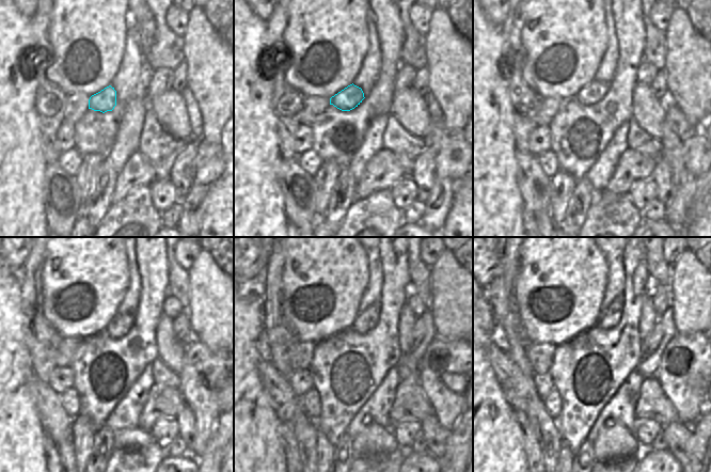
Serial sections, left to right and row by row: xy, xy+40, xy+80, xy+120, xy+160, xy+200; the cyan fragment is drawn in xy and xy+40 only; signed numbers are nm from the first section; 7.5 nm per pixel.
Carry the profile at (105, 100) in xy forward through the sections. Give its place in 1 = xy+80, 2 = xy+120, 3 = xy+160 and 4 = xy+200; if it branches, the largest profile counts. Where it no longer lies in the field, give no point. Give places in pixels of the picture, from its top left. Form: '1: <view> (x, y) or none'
1: xy+80 (594, 92)
2: xy+120 (121, 325)
3: xy+160 (365, 321)
4: xy+200 (612, 316)

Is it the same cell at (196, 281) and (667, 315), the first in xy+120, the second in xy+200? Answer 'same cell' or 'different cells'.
different cells

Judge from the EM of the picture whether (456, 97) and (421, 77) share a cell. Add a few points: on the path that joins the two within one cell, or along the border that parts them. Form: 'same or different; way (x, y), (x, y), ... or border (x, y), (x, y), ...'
different; border (425, 66), (429, 90)

